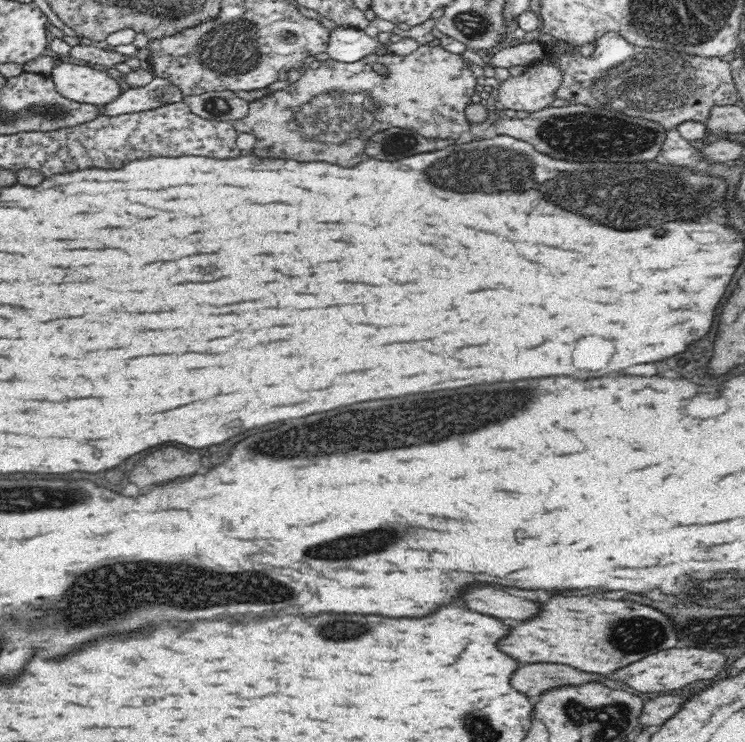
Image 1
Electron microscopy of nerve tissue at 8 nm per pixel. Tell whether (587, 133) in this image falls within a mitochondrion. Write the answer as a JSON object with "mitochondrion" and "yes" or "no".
{"mitochondrion":"yes"}

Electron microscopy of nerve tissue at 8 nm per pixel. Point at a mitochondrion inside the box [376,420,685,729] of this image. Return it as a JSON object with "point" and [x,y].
{"point":[637,634]}

